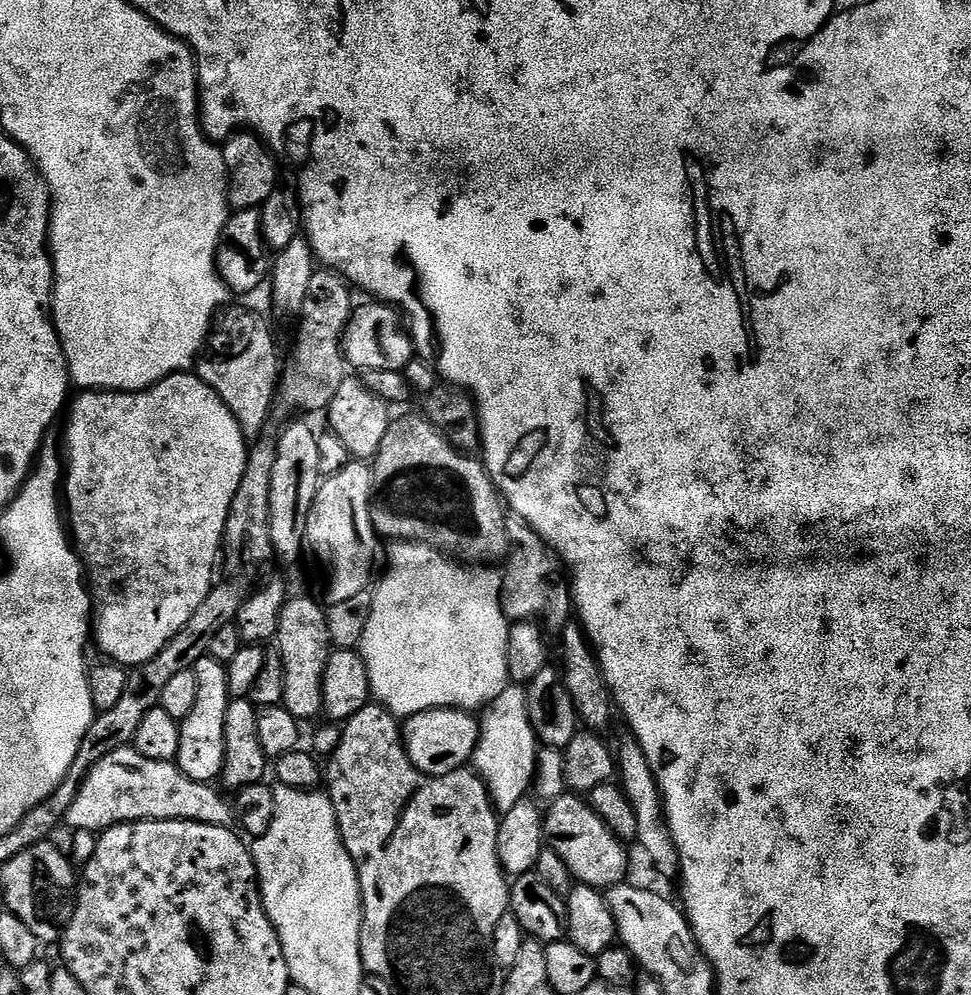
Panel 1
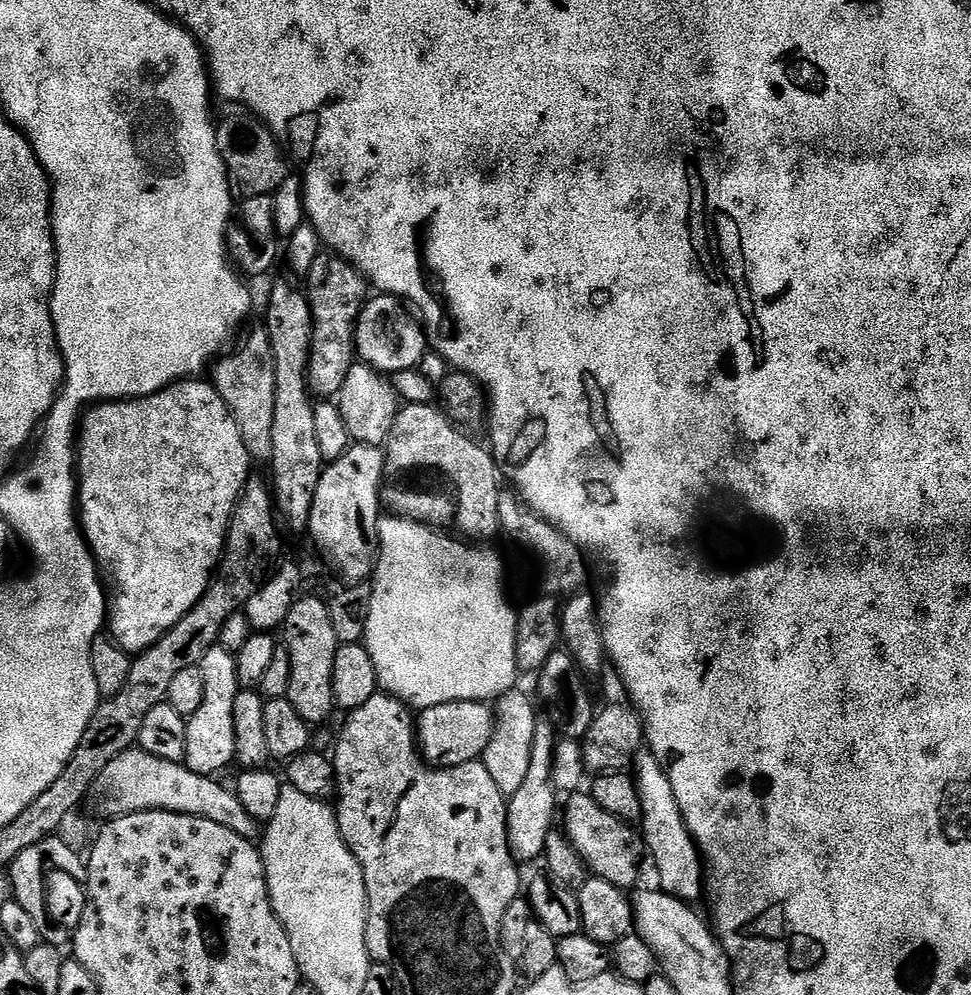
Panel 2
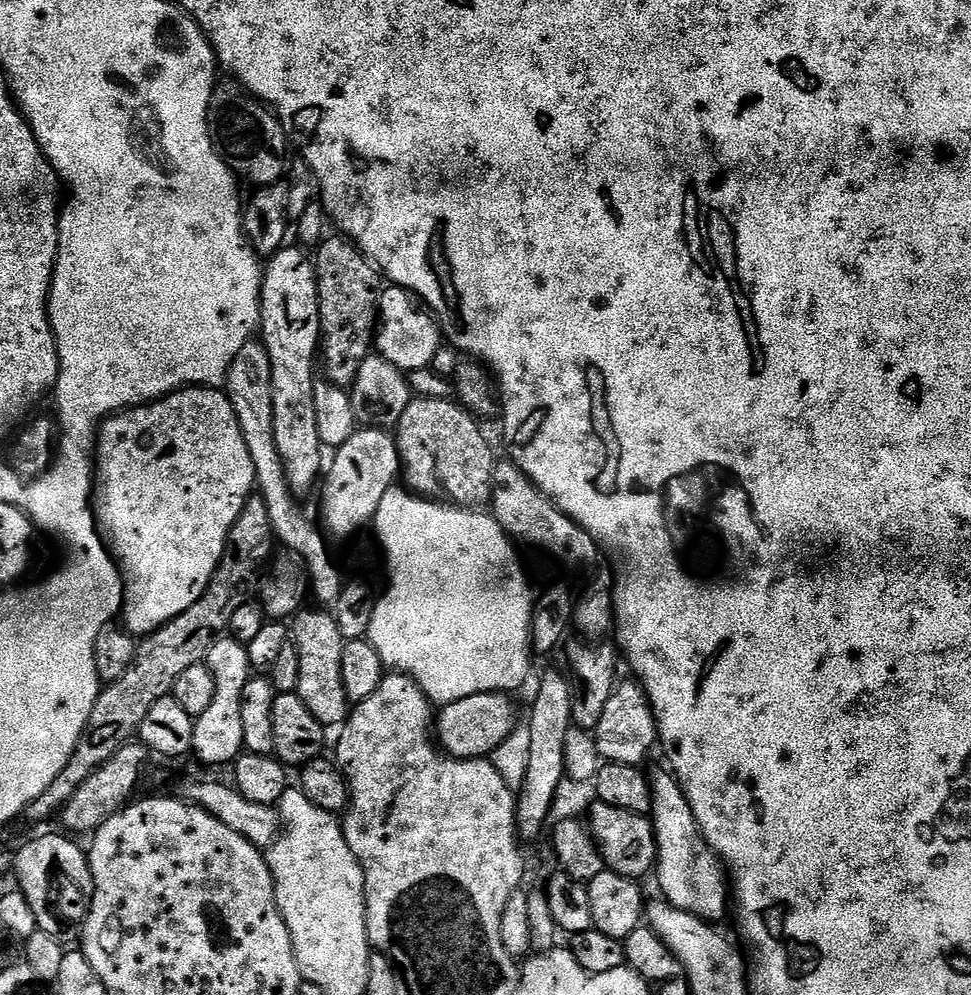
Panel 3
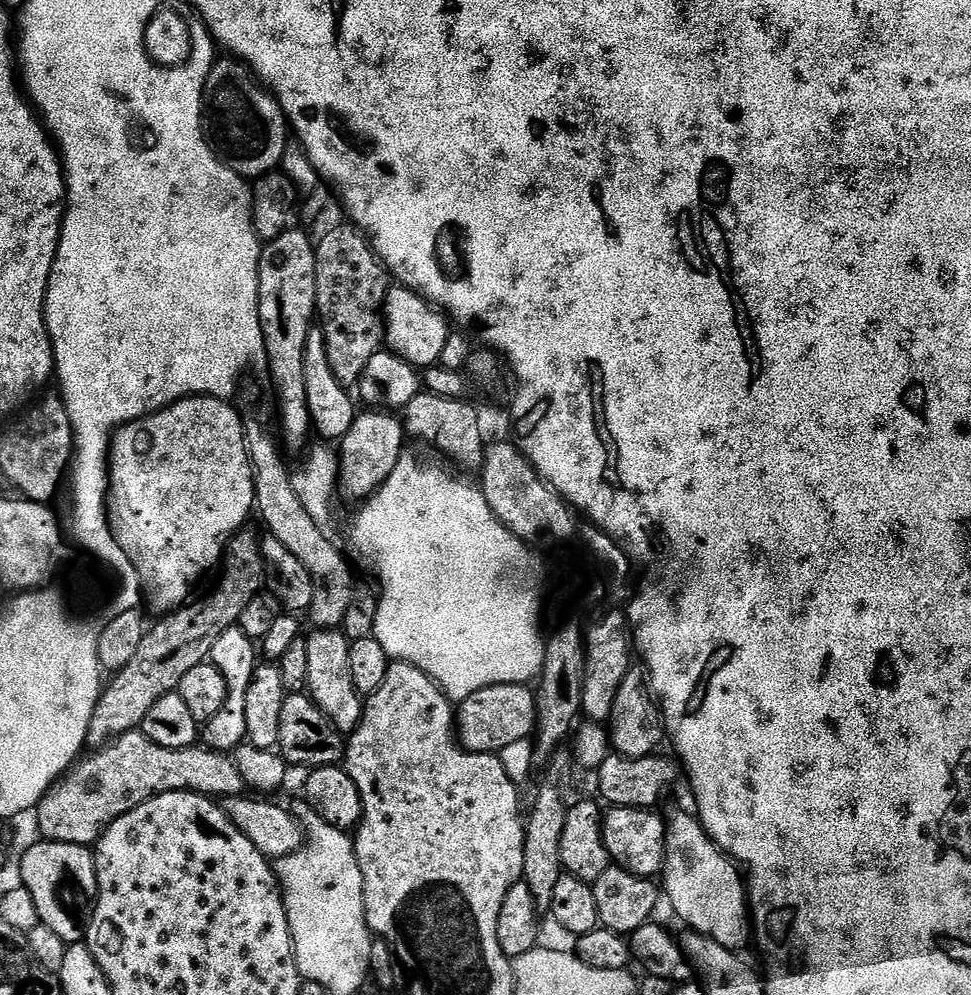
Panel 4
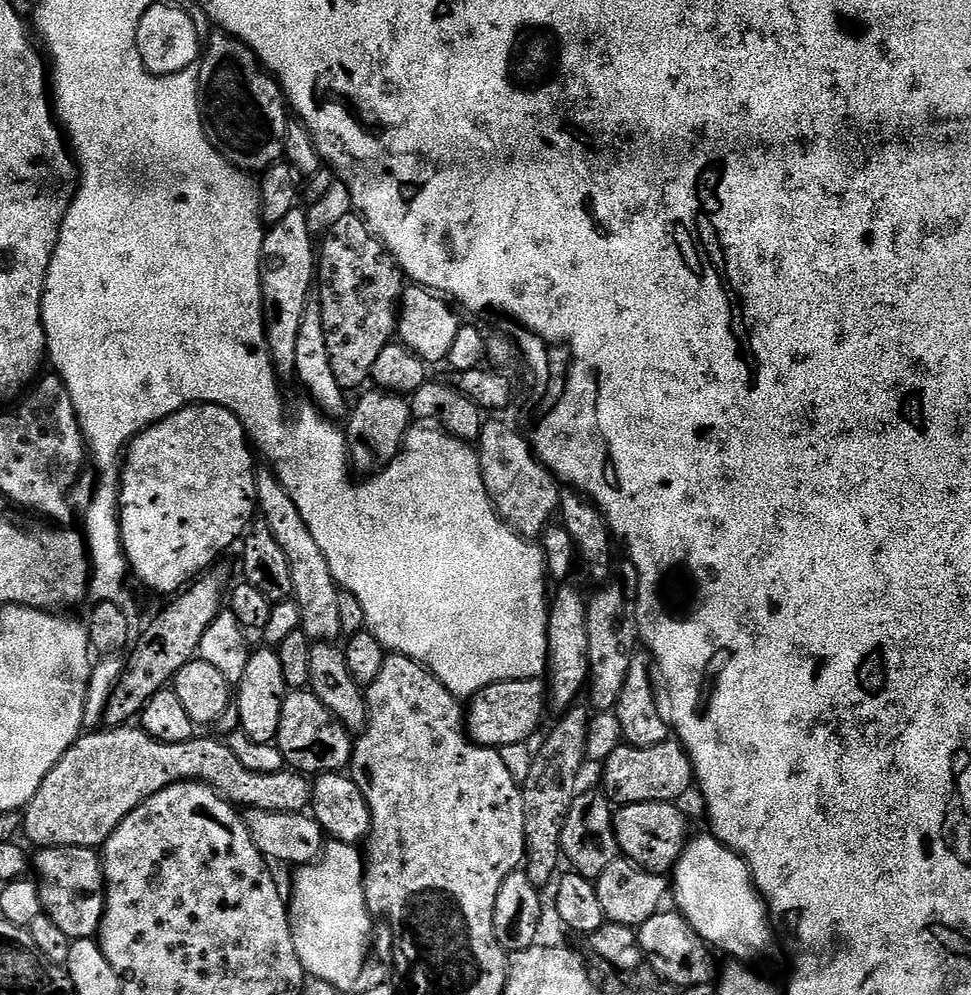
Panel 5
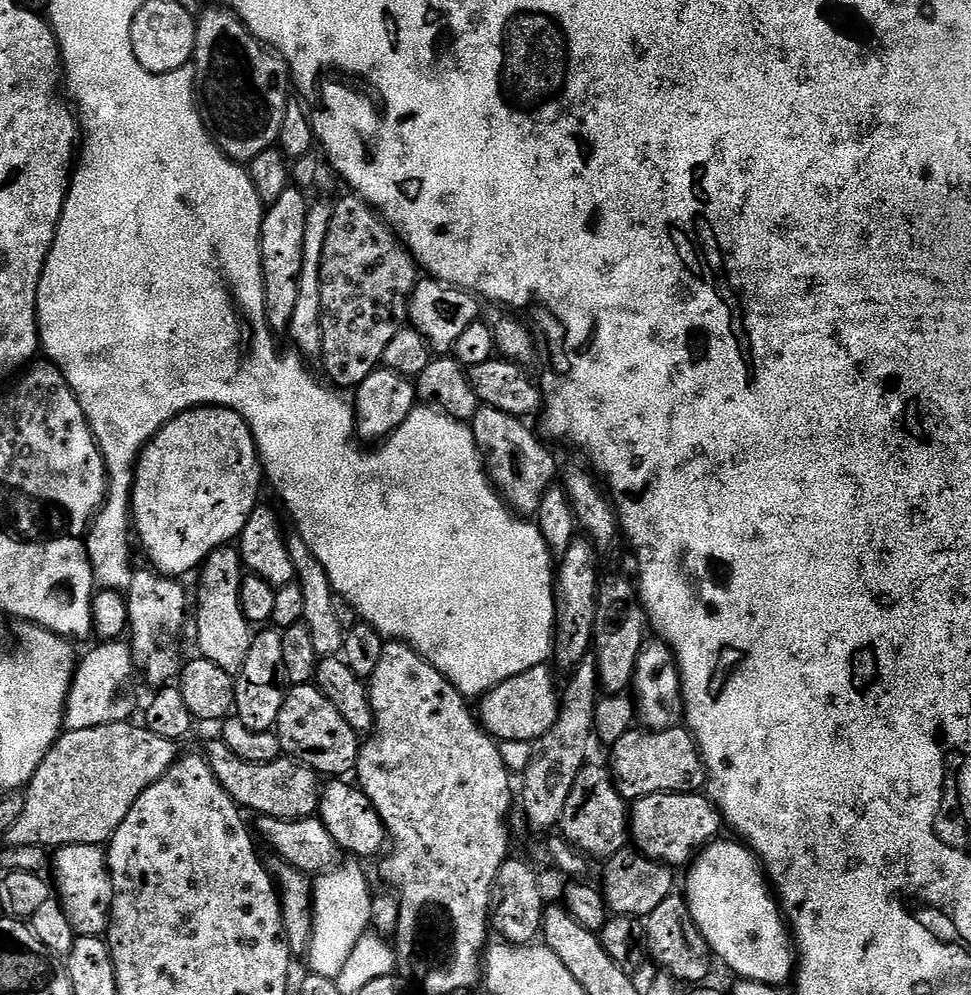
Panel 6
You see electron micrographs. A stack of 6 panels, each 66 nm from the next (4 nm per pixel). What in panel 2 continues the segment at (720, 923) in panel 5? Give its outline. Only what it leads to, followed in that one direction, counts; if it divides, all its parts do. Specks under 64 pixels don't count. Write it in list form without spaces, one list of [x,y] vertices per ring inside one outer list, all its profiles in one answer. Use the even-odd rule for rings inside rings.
[[[647,746],[641,747],[630,765],[636,781],[638,802],[642,802],[642,818],[638,825],[650,864],[656,867],[660,879],[659,891],[685,902],[696,902],[706,888],[706,869],[694,838],[682,818],[678,798],[674,798],[674,786],[670,786],[668,770]]]

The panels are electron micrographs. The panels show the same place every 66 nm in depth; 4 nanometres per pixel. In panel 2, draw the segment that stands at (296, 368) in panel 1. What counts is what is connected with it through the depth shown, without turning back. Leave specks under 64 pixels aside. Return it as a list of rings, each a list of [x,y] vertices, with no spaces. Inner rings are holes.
[[[331,250],[318,252],[313,266],[306,275],[306,281],[308,281],[306,295],[312,315],[312,353],[308,359],[308,390],[316,398],[336,398],[339,397],[342,390],[342,382],[346,382],[346,374],[350,374],[353,364],[358,360],[356,323],[362,314],[364,305],[370,299],[370,285],[365,280],[364,273],[359,272],[350,261],[342,259]]]

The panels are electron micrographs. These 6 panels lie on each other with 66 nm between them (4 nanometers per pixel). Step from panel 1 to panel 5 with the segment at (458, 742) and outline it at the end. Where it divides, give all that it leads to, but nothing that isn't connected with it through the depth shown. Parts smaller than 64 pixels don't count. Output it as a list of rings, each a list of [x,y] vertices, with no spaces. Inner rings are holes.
[[[539,679],[503,680],[477,692],[466,704],[466,732],[475,744],[502,749],[531,741],[546,713],[546,688]]]

